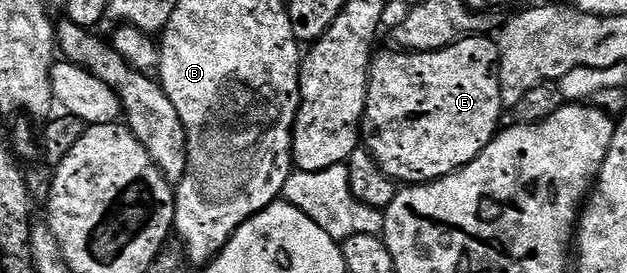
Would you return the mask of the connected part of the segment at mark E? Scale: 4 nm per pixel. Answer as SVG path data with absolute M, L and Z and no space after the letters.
M467 34L462 38L456 39L454 44L447 48L442 48L436 52L404 52L402 50L390 50L374 57L371 62L371 74L367 82L367 105L363 111L363 123L361 125L361 140L368 152L374 156L379 168L385 175L391 177L396 182L402 182L407 186L425 184L432 180L440 180L443 176L448 176L450 172L457 172L464 168L500 131L501 123L499 119L505 113L505 105L501 98L499 89L499 45L494 39L488 38L483 34Z

